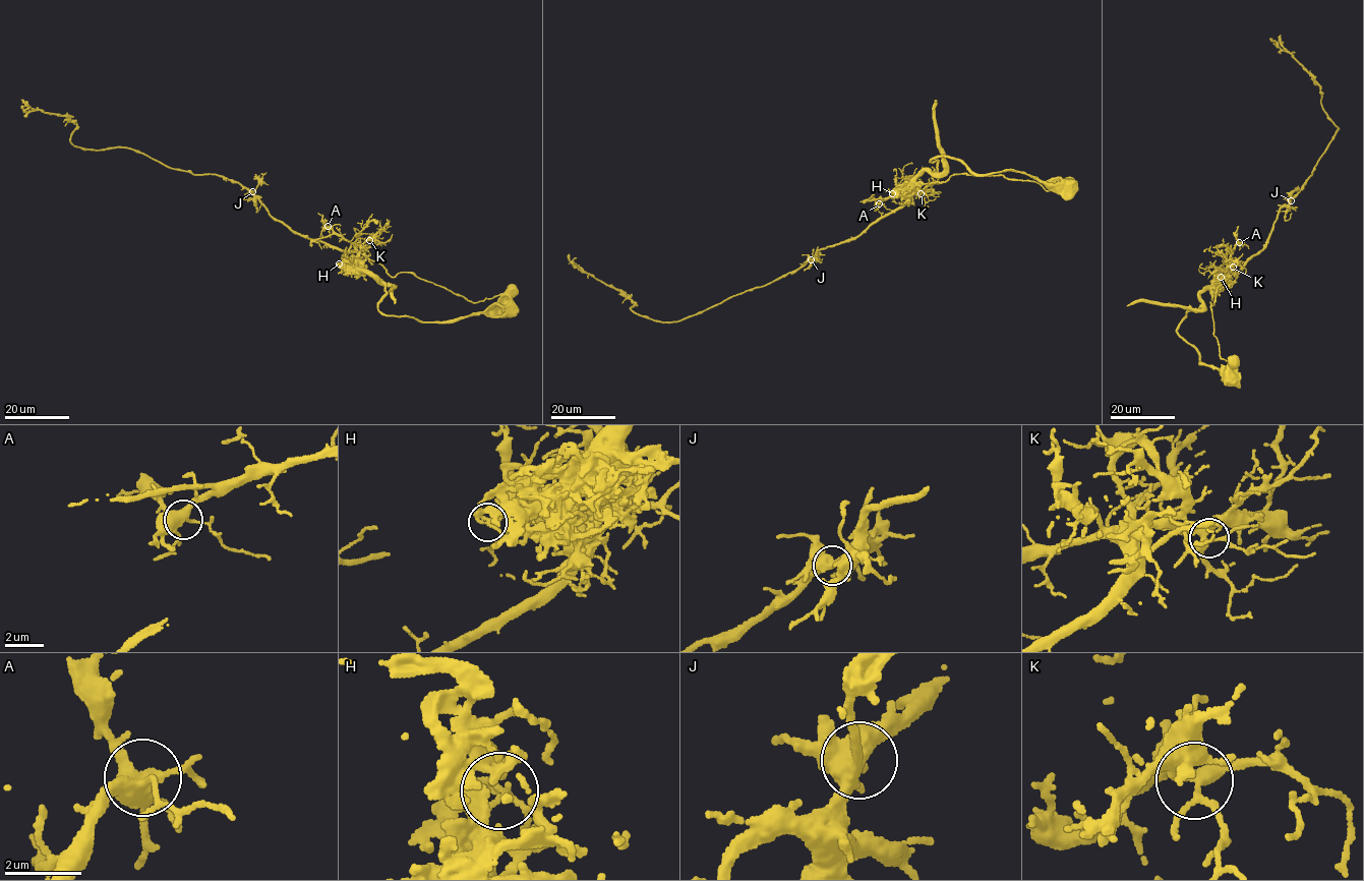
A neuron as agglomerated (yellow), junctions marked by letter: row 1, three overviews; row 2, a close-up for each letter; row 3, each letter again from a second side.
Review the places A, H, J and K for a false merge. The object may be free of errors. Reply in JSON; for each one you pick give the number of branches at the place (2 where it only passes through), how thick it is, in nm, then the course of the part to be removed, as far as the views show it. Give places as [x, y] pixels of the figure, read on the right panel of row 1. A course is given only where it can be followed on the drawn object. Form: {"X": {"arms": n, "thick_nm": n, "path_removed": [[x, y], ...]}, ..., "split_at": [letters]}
{"H": {"arms": 4, "thick_nm": 170, "path_removed": [[1221, 277], [1235, 273], [1263, 247], [1278, 213], [1312, 175], [1339, 129], [1325, 113], [1320, 87], [1269, 39]]}, "split_at": ["H"]}

